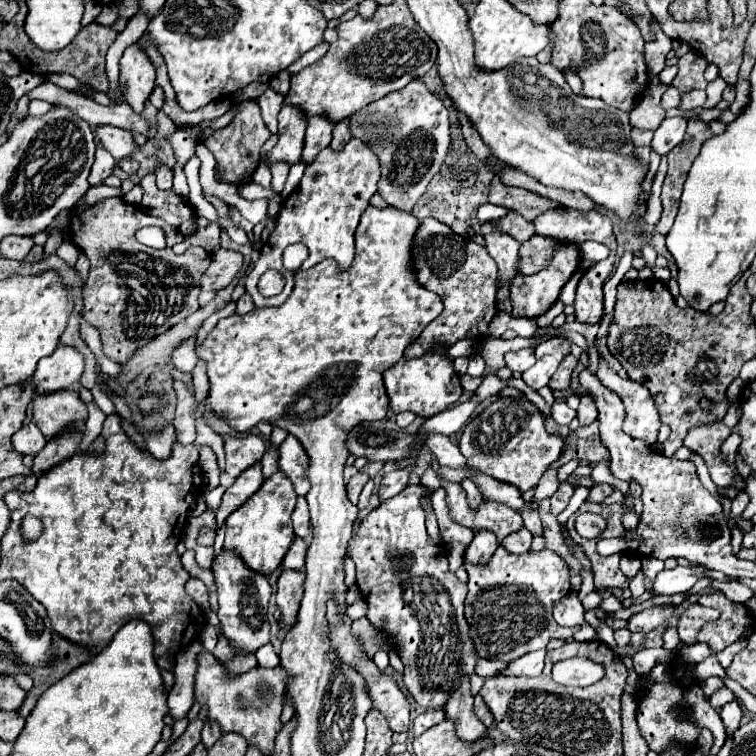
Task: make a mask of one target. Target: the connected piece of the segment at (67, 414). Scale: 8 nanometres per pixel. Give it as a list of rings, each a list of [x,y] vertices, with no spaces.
[[[56,390],[50,394],[36,394],[32,398],[34,406],[34,422],[46,434],[46,438],[54,438],[64,428],[86,418],[86,404],[74,390]]]

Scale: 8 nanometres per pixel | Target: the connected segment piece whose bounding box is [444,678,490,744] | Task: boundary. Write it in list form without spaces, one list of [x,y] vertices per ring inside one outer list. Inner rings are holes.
[[[468,678],[462,680],[462,686],[450,696],[450,702],[444,706],[446,718],[454,722],[456,734],[466,744],[476,744],[484,738],[490,738],[488,728],[472,712],[472,694]]]

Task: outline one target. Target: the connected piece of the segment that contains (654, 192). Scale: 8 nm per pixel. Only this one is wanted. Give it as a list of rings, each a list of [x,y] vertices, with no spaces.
[[[667,156],[661,158],[656,176],[652,183],[650,197],[647,201],[646,214],[644,214],[644,221],[650,225],[656,225],[662,214],[662,203],[660,200],[661,190],[664,178],[668,169]]]

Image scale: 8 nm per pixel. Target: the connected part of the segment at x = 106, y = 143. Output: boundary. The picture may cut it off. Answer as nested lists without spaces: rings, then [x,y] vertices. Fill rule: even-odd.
[[[108,124],[96,126],[96,128],[94,128],[94,134],[96,134],[96,138],[100,140],[100,144],[102,144],[116,160],[126,158],[128,154],[132,154],[132,152],[138,148],[138,146],[134,144],[134,140],[132,140],[132,134],[130,134],[128,130],[118,128],[118,126],[108,126]]]

